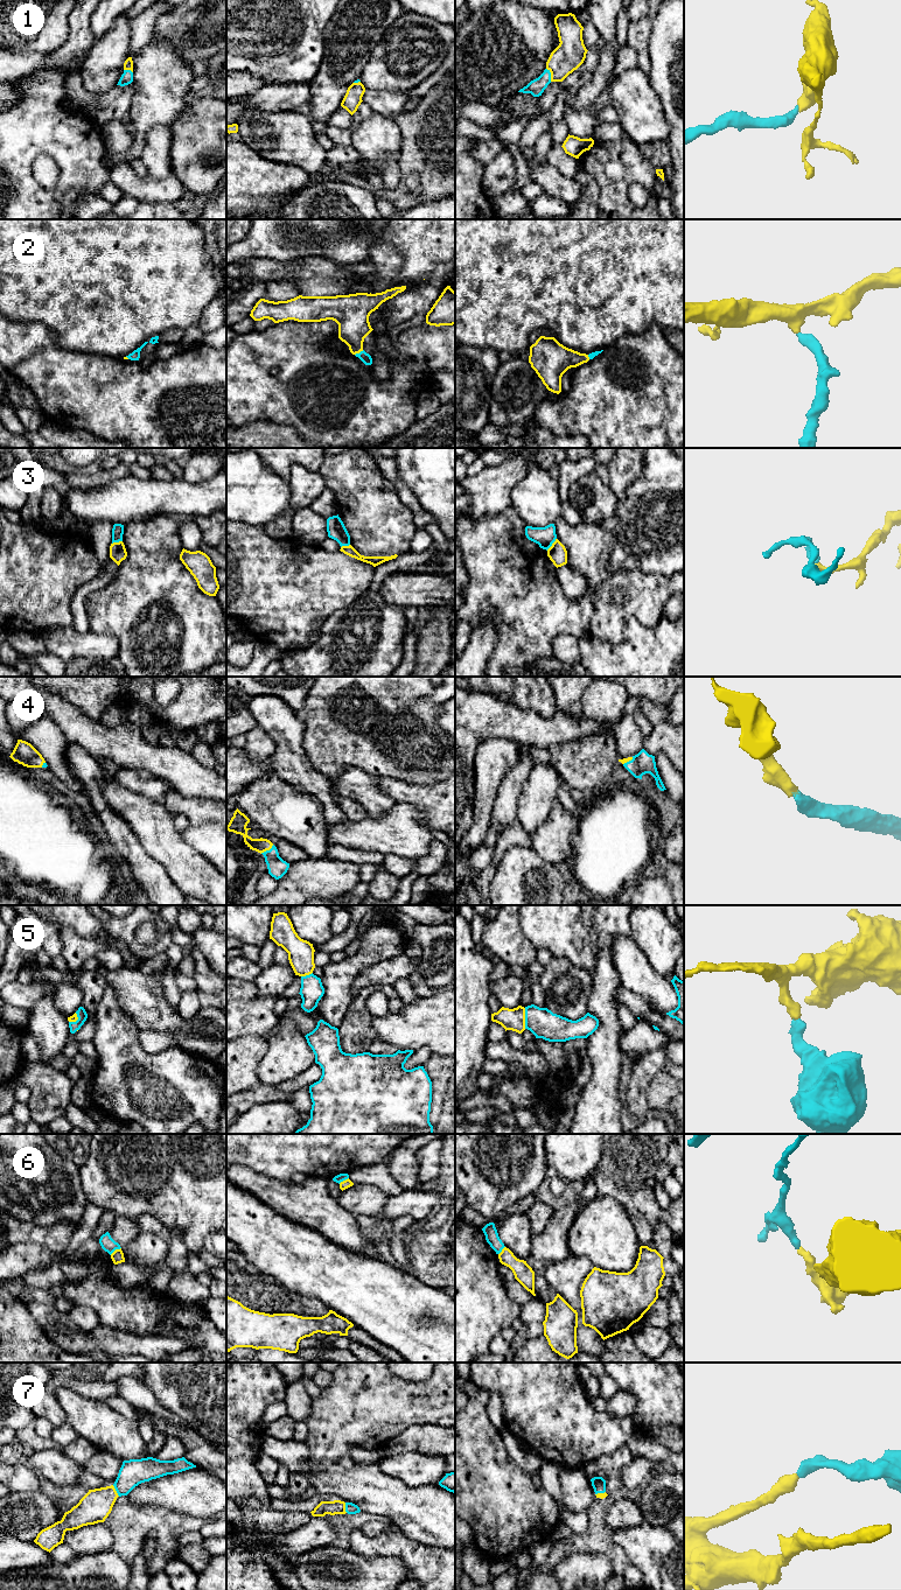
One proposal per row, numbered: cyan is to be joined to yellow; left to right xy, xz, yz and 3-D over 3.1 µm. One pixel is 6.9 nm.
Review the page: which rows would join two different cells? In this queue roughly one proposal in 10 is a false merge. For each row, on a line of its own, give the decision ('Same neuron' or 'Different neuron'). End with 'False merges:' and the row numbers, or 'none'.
1: Same neuron
2: Same neuron
3: Different neuron
4: Same neuron
5: Same neuron
6: Different neuron
7: Same neuron
False merges: 3, 6

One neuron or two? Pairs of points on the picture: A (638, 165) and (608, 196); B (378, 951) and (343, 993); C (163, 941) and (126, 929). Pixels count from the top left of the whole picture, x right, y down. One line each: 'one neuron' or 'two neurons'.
A: one neuron
B: one neuron
C: one neuron

